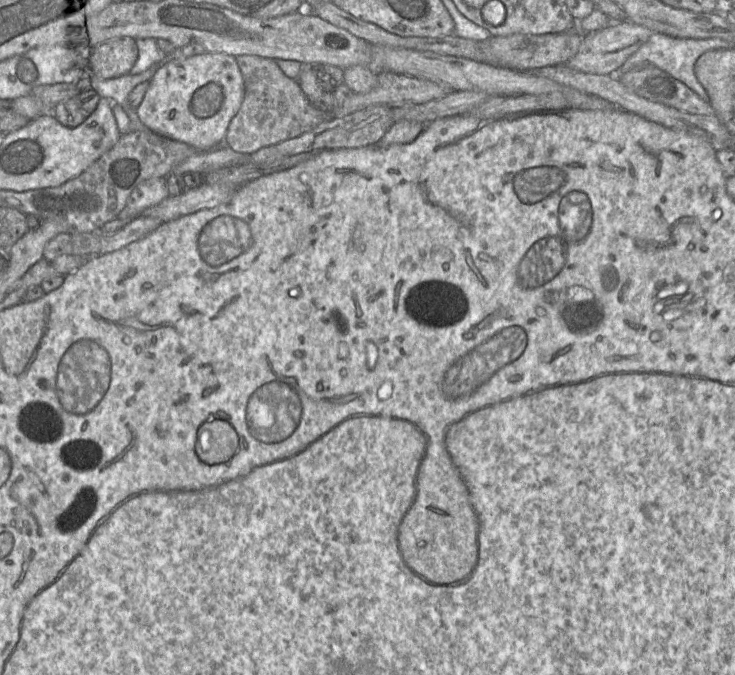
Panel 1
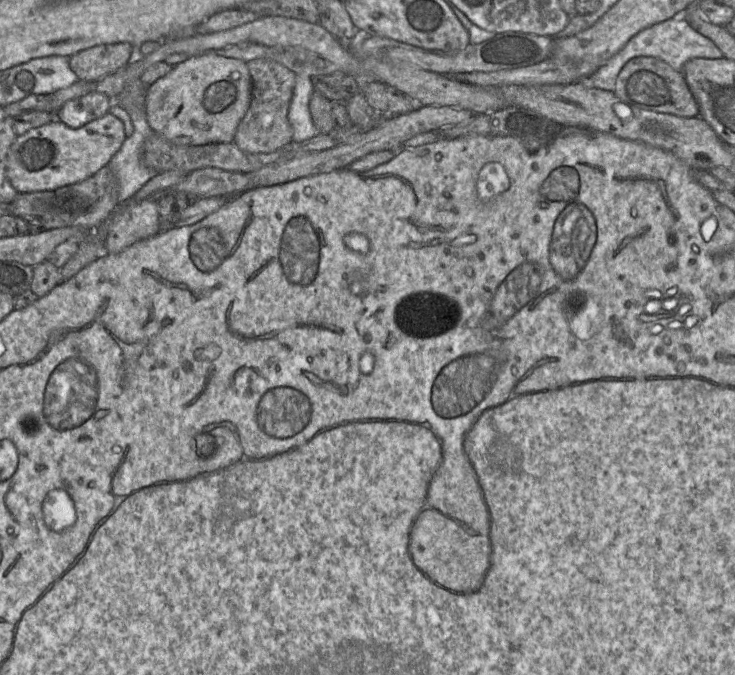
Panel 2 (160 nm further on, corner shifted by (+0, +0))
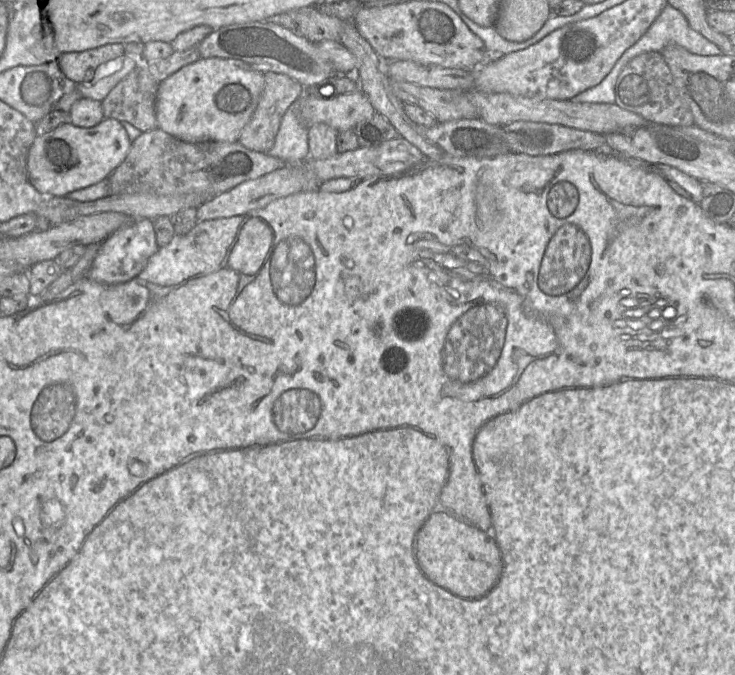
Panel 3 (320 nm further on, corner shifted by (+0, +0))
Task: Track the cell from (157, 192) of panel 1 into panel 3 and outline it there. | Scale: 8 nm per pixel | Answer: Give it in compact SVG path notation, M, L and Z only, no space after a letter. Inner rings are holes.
M134 220L101 243L87 276L96 282L107 285L128 282L145 268L149 258L157 252L158 248L153 220Z

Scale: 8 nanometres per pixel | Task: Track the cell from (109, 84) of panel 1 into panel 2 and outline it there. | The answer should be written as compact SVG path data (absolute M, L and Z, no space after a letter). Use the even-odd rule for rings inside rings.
M131 110L127 112L133 123L133 134L126 137L119 151L111 158L107 166L110 168L118 184L118 200L121 205L127 203L134 194L139 191L149 180L157 174L148 169L141 162L141 151L145 140L154 133L150 128L143 110Z

